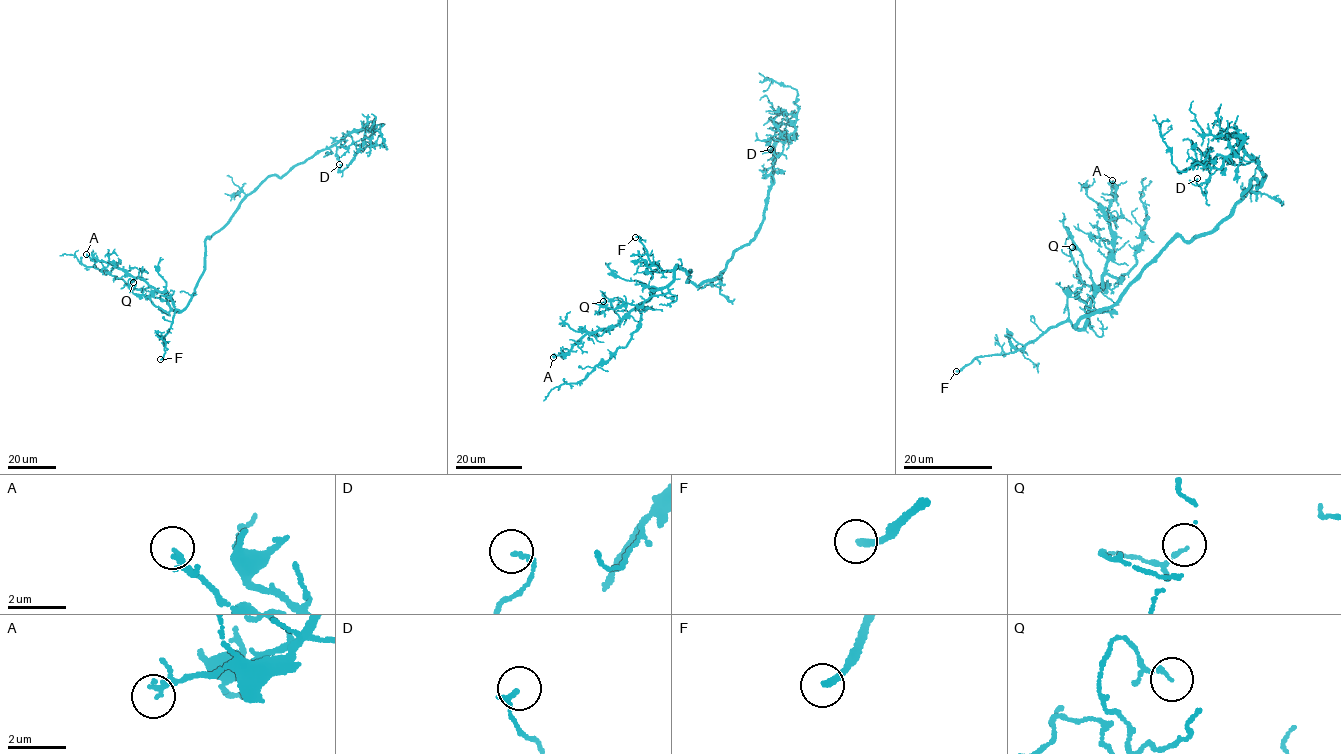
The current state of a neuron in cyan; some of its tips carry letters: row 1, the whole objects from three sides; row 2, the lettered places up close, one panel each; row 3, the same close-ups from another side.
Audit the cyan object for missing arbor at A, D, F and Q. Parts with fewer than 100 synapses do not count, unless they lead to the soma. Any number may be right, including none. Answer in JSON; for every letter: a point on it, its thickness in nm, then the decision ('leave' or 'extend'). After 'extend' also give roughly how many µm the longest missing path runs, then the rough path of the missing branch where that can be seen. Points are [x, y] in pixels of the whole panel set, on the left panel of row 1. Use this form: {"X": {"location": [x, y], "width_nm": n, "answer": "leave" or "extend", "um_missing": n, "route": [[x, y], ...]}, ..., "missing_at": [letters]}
{"A": {"location": [86, 254], "width_nm": 150, "answer": "leave"}, "D": {"location": [339, 164], "width_nm": 160, "answer": "leave"}, "F": {"location": [160, 359], "width_nm": 240, "answer": "extend", "um_missing": 35, "route": [[160, 359], [149, 368], [136, 391], [118, 390]]}, "Q": {"location": [133, 282], "width_nm": 80, "answer": "leave"}, "missing_at": ["F"]}

